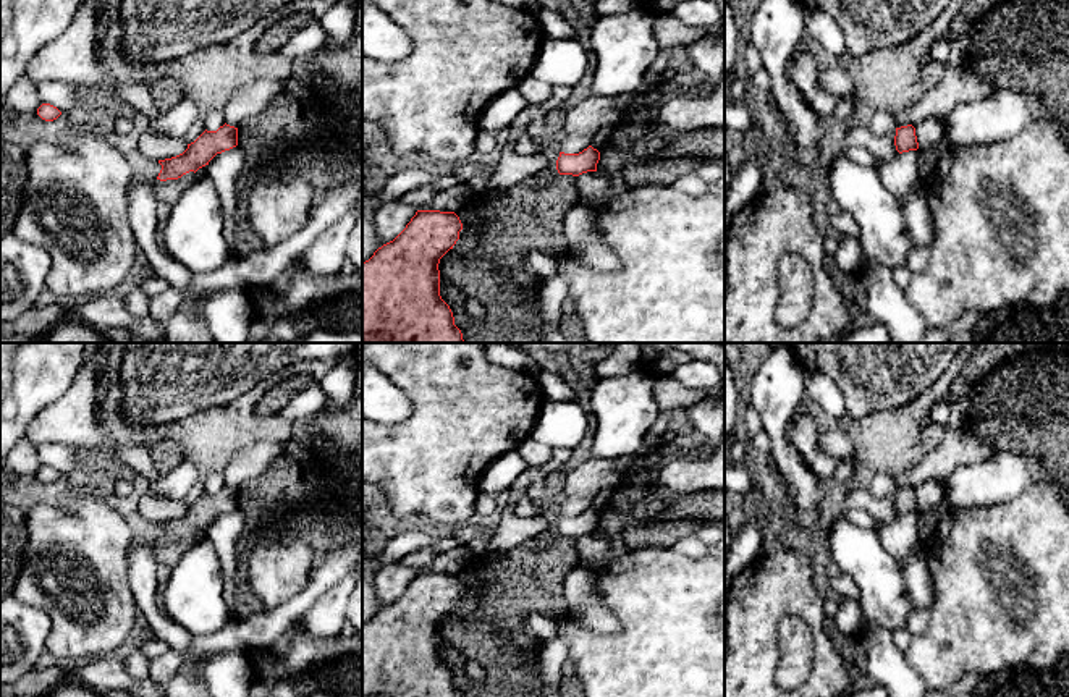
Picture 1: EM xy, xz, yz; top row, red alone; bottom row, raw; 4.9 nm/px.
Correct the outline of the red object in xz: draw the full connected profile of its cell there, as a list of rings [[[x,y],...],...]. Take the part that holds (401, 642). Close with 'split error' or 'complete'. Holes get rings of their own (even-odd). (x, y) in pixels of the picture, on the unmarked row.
[[[417,572],[406,590],[362,624],[362,697],[463,697],[440,658],[440,621],[459,602],[463,585],[454,574]]]; complete

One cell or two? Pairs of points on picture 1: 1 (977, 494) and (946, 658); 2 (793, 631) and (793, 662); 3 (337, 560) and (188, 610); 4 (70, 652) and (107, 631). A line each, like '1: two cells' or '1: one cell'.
1: two cells
2: one cell
3: two cells
4: one cell

